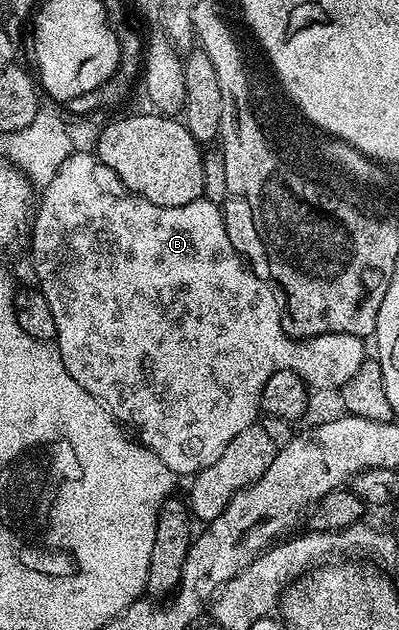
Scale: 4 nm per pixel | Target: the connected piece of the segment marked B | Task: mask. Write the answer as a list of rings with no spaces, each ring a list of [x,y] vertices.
[[[74,151],[65,160],[63,167],[55,171],[55,179],[51,179],[51,183],[43,187],[42,193],[45,194],[42,197],[40,194],[31,222],[33,269],[41,280],[39,288],[43,299],[47,299],[47,304],[55,314],[55,344],[63,359],[63,367],[67,367],[71,379],[75,379],[75,383],[79,383],[83,391],[95,395],[95,399],[105,405],[105,410],[140,444],[146,445],[152,453],[159,455],[159,459],[163,459],[163,463],[167,463],[174,475],[192,475],[203,467],[211,467],[211,463],[215,463],[215,459],[223,455],[227,443],[231,443],[231,439],[235,439],[239,431],[247,431],[247,427],[255,424],[261,413],[263,383],[267,383],[267,379],[271,379],[275,371],[295,371],[313,391],[340,391],[347,379],[351,379],[351,375],[359,371],[359,367],[367,360],[366,342],[362,338],[346,333],[324,333],[298,339],[285,334],[281,322],[281,305],[277,302],[276,295],[269,284],[254,275],[253,270],[245,264],[245,258],[237,254],[235,247],[231,247],[222,206],[202,199],[183,203],[183,207],[159,207],[142,197],[116,197],[115,194],[101,189],[100,183],[97,182],[97,169],[99,170],[99,162],[92,152]]]

